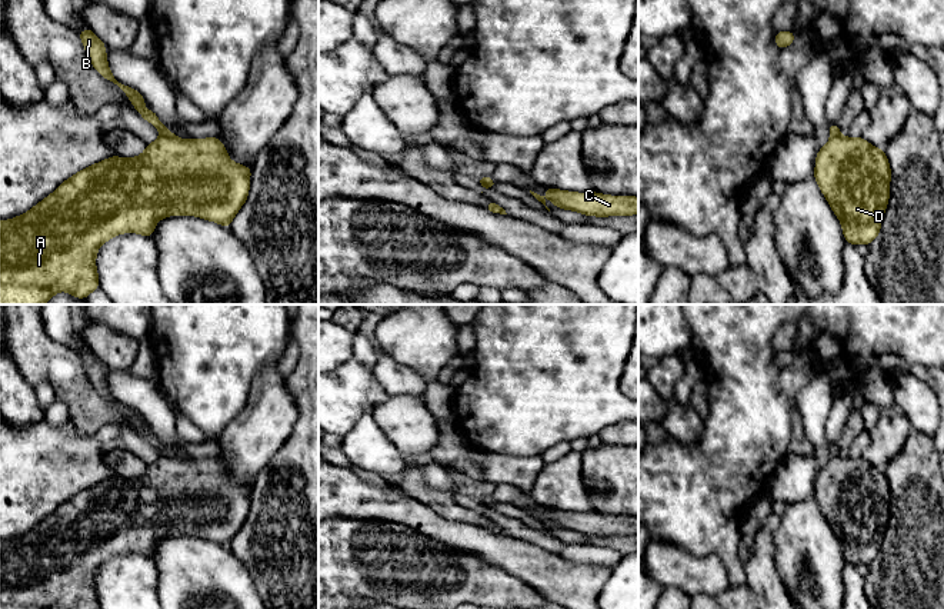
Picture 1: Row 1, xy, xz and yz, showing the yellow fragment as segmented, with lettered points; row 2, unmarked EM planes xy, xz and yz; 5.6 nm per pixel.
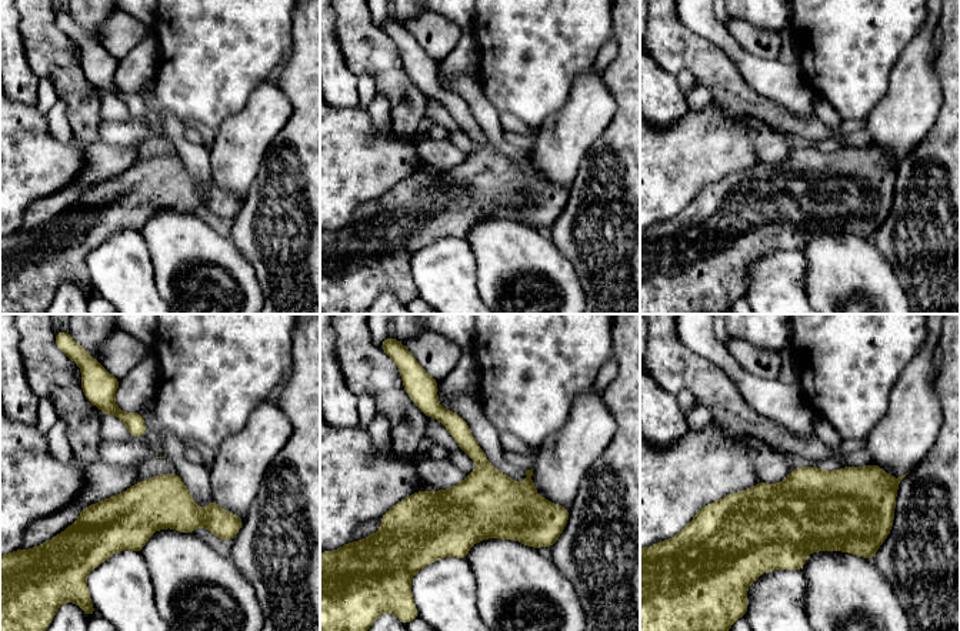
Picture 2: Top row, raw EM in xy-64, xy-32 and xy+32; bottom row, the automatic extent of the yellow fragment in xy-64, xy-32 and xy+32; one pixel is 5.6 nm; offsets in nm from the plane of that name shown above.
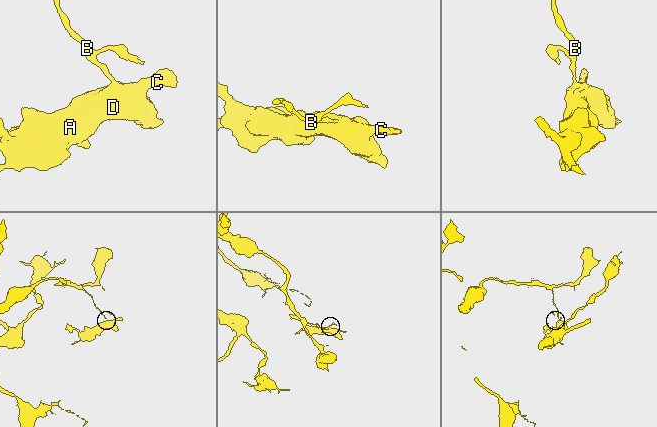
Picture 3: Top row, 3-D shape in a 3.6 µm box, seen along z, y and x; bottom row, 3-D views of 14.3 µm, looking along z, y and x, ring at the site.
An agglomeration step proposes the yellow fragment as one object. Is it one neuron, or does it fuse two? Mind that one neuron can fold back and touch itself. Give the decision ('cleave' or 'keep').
cleave

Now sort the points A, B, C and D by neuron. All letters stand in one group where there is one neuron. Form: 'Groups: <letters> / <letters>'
Groups: A C D / B

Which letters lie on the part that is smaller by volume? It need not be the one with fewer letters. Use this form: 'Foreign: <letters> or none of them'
Foreign: A, C, D

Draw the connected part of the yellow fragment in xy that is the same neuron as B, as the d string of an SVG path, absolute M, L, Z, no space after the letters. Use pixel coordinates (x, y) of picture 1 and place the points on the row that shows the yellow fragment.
M91 29L81 30L77 33L83 41L83 46L86 49L86 53L94 66L94 69L109 81L111 81L114 86L117 86L120 90L123 90L129 100L133 103L134 109L140 113L140 116L150 122L161 134L169 134L169 129L157 119L157 114L153 110L144 110L146 100L143 96L120 83L110 71L109 64L107 64L107 56L106 56L106 46L104 43L93 33Z

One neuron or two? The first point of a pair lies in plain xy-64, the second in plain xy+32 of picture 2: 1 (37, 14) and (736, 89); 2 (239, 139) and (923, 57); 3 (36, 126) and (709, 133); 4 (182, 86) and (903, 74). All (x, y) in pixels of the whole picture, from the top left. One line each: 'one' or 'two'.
1: one
2: one
3: one
4: two

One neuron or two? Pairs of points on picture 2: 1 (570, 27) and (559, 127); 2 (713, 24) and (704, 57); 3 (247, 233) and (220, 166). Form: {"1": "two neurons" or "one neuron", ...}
{"1": "two neurons", "2": "two neurons", "3": "two neurons"}

